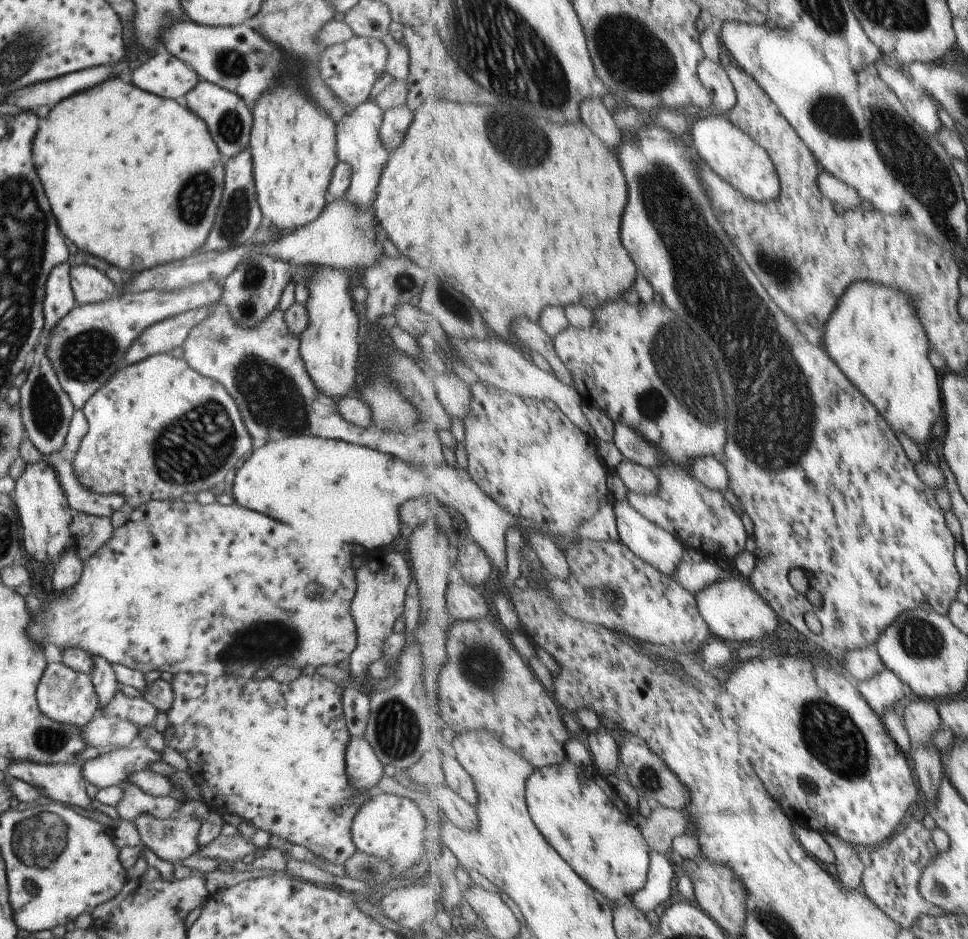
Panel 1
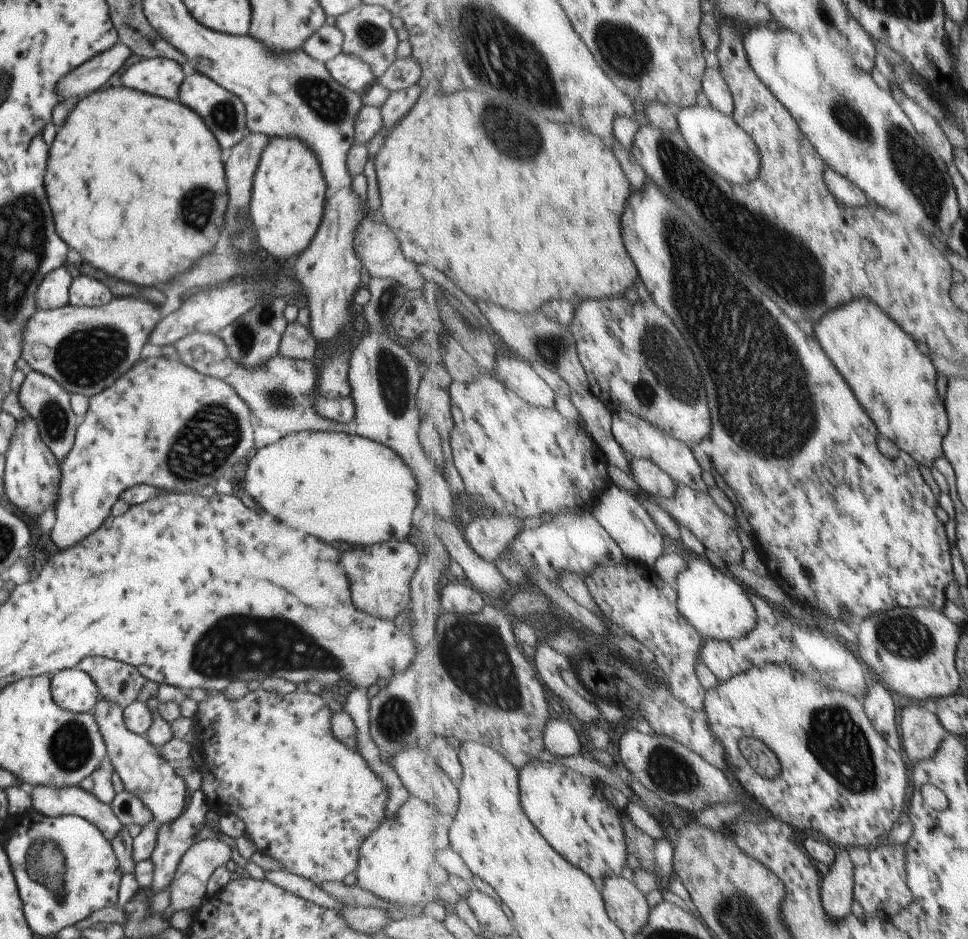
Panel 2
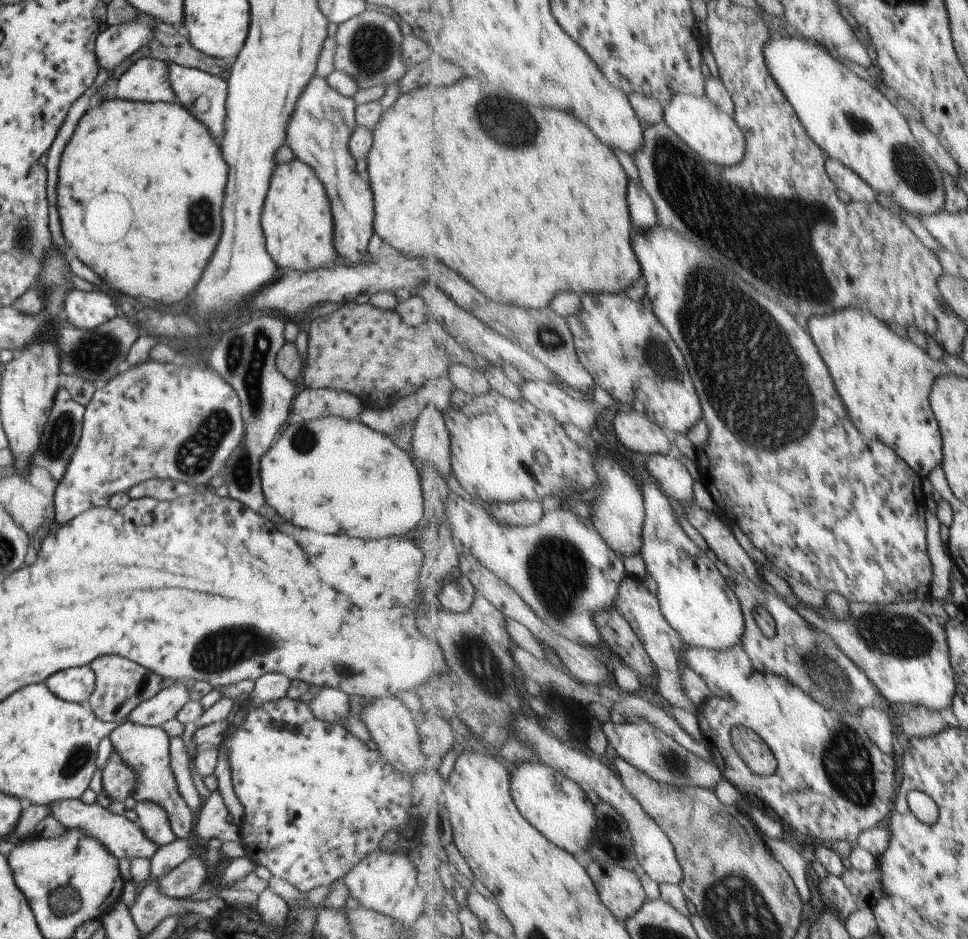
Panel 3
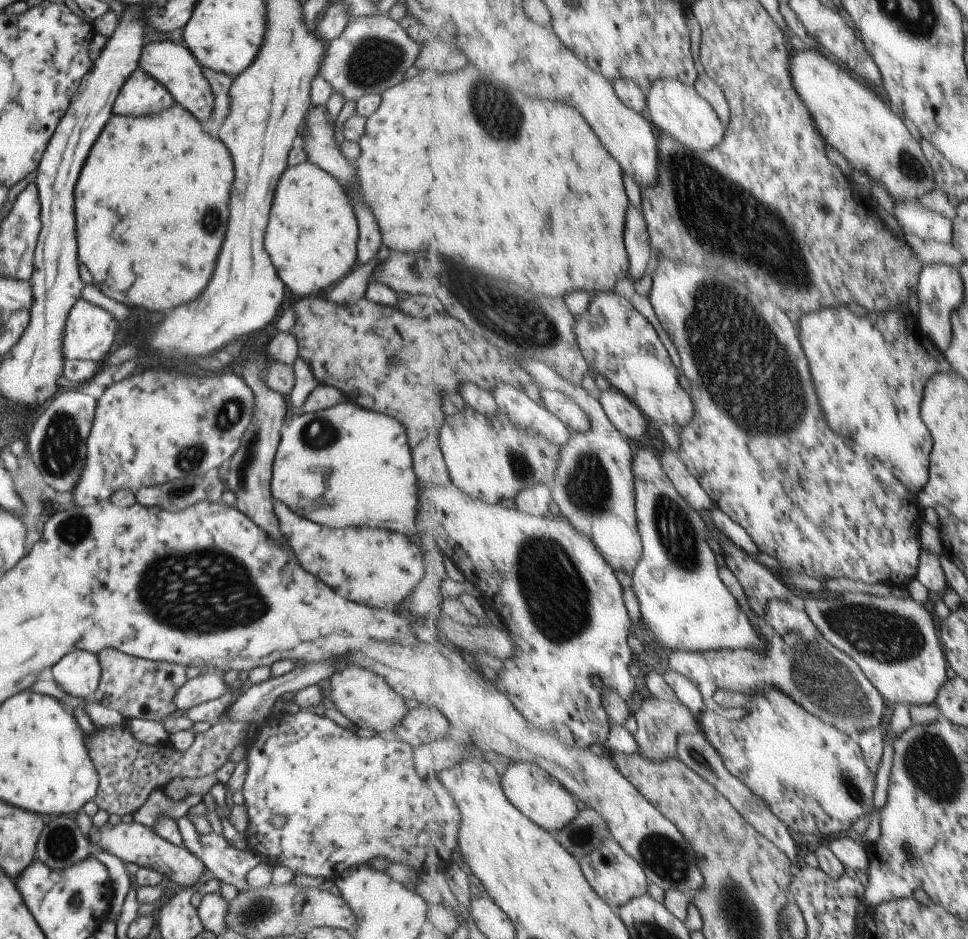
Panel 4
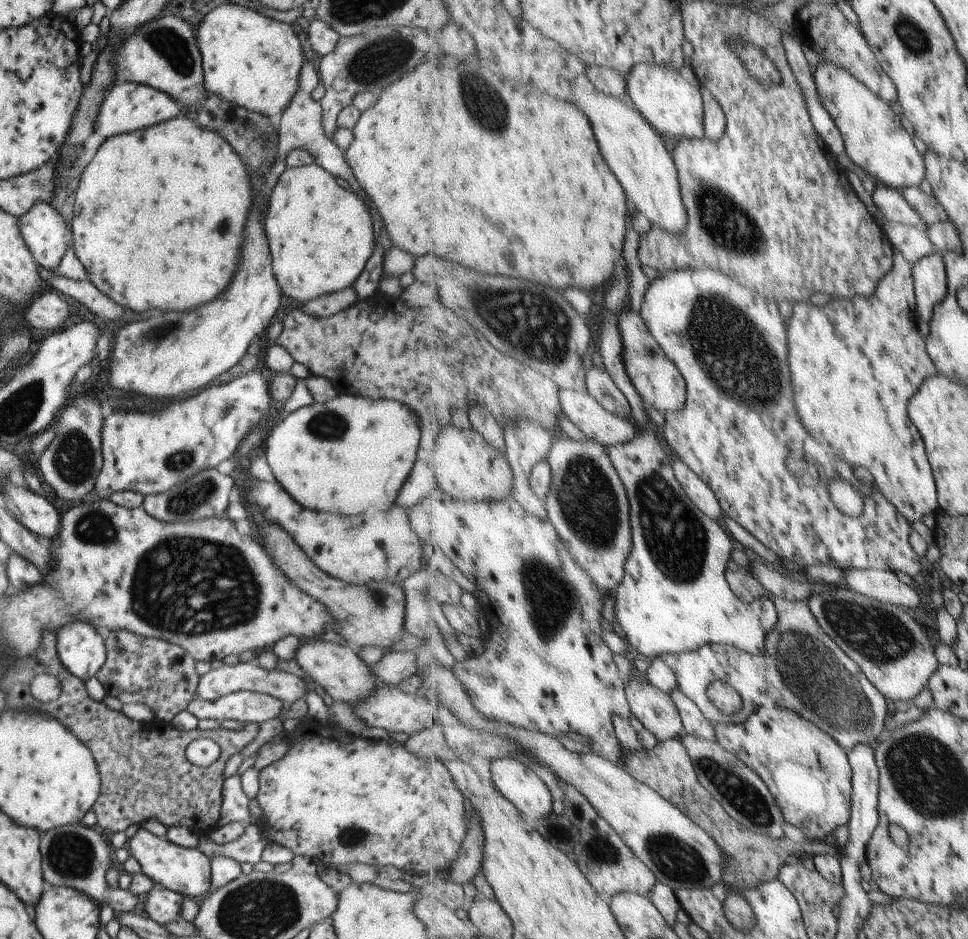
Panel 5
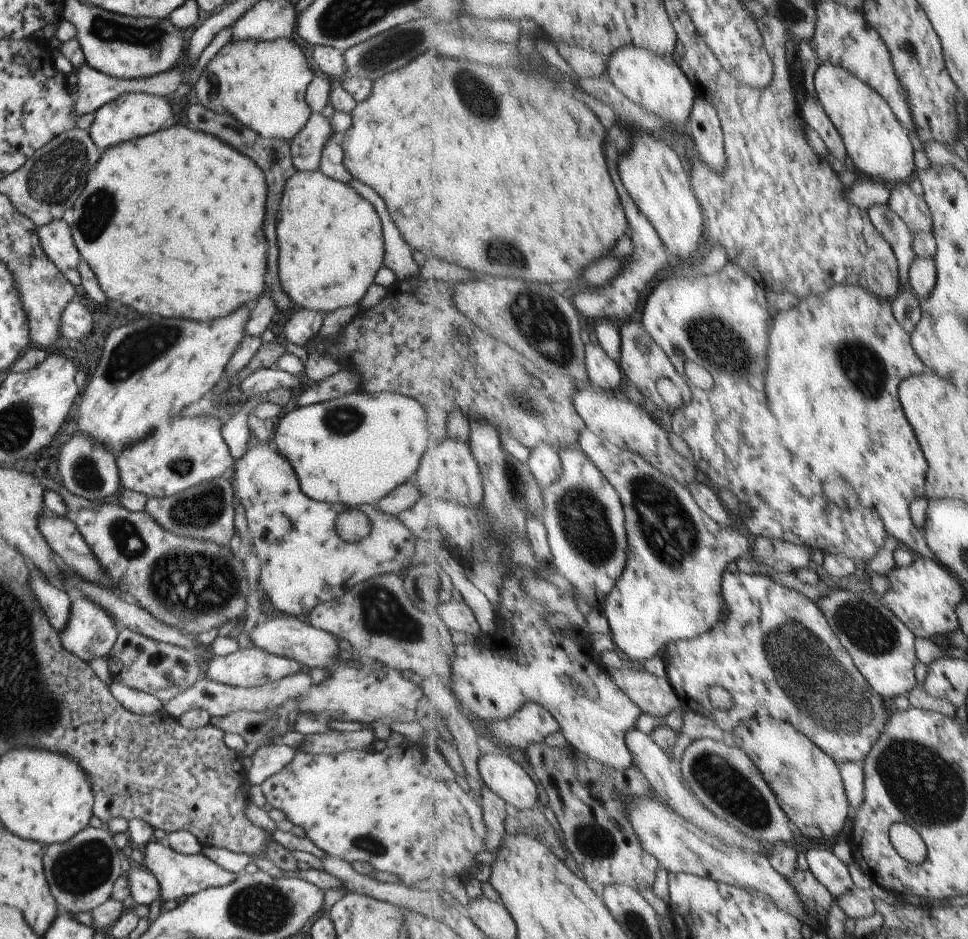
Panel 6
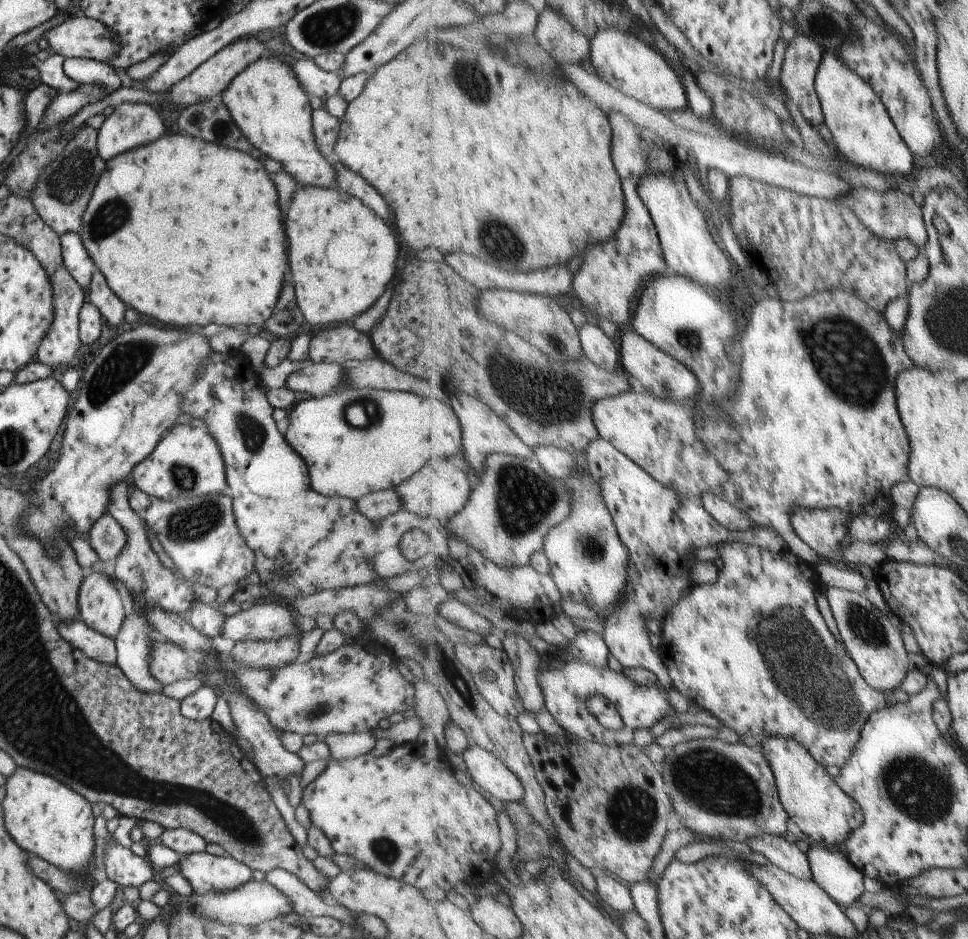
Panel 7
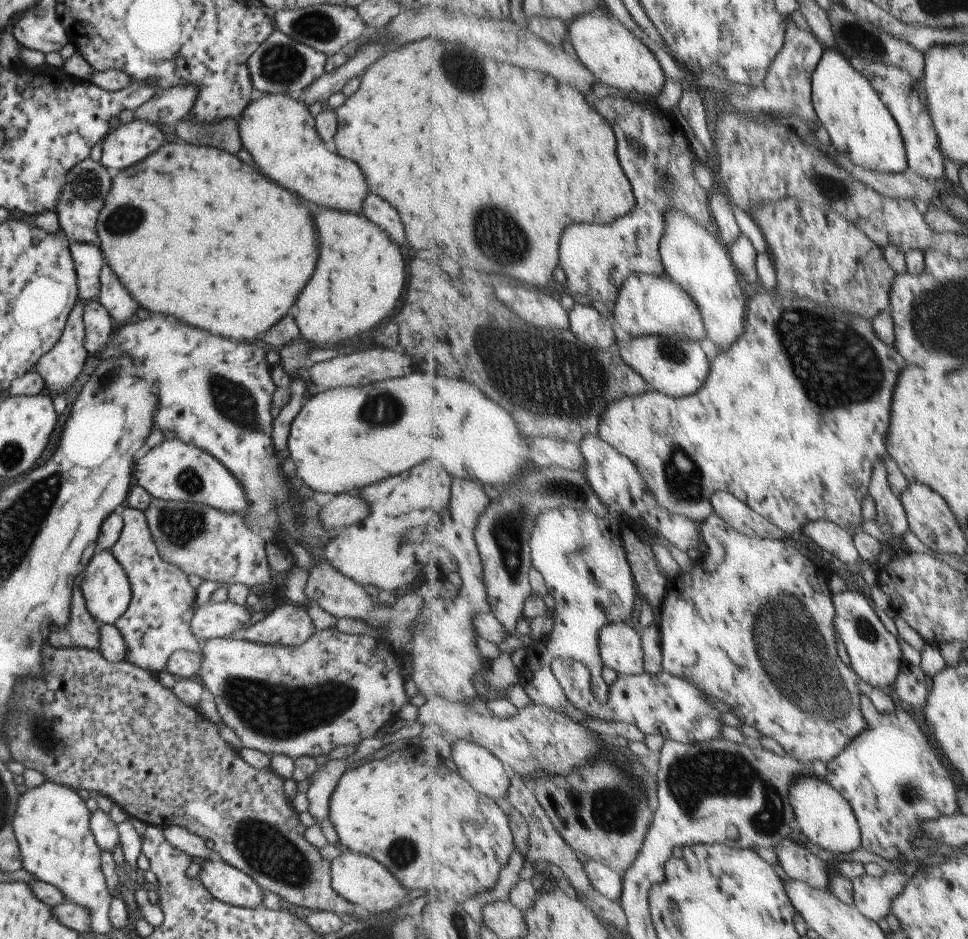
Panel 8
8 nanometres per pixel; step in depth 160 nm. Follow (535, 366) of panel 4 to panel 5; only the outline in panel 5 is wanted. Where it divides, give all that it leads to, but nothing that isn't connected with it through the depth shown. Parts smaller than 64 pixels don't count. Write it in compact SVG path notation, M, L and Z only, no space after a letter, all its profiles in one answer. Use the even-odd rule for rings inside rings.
M560 436L549 450L547 461L552 470L552 487L545 500L547 518L558 528L569 552L603 588L617 590L626 575L626 562L634 547L630 521L630 498L626 486L611 460L610 448L595 439L575 440L573 437Z

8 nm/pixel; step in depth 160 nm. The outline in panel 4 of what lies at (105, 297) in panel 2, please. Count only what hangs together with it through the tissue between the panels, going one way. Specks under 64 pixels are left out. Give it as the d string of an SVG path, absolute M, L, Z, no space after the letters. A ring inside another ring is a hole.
M77 299L69 309L62 338L62 353L64 360L92 360L102 365L106 356L117 345L116 320L114 316L96 304L83 299Z

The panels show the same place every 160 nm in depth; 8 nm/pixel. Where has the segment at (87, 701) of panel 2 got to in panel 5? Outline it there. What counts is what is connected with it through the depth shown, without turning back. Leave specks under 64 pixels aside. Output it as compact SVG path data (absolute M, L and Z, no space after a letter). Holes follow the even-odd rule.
M74 621L56 634L56 653L65 670L84 684L106 659L103 637L87 623Z

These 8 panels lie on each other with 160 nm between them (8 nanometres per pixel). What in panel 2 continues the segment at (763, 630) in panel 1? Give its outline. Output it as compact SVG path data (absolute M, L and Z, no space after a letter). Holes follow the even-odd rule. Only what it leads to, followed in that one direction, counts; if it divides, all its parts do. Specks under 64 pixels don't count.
M682 545L676 549L684 552L688 560L688 569L679 575L676 589L679 610L691 624L694 624L704 636L704 640L732 641L746 637L758 626L758 610L748 595L745 586L719 572L709 561L687 551Z

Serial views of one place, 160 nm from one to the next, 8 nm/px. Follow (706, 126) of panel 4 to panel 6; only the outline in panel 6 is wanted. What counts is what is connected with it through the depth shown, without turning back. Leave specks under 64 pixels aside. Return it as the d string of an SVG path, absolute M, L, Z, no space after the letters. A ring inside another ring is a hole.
M623 46L608 58L606 74L626 98L649 108L669 123L675 125L690 120L698 93L690 78L683 73L678 61L661 57L647 48Z

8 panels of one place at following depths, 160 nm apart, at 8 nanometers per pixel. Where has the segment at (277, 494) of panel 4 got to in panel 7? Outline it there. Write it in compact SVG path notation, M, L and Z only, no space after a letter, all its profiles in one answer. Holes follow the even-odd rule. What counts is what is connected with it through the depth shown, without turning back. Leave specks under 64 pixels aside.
M345 389L301 400L287 414L289 424L282 437L305 463L310 487L328 497L356 501L385 488L395 489L429 458L462 456L463 429L454 408L439 399L426 399L407 391L383 389ZM363 406L373 406L375 414L363 428Z

